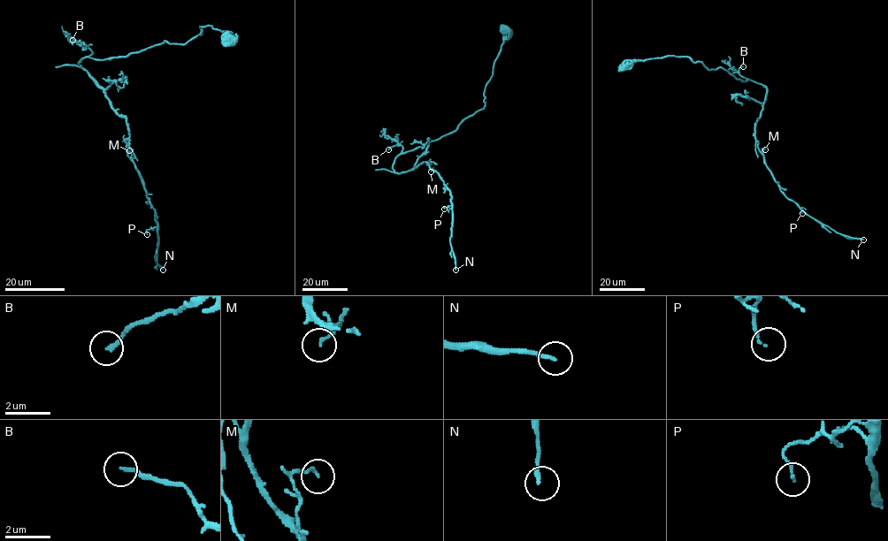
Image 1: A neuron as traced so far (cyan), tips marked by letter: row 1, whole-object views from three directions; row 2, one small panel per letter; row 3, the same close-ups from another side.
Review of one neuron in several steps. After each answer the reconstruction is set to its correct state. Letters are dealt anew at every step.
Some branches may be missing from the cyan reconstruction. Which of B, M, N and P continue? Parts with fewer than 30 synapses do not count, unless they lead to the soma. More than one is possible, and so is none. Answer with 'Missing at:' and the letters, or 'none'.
Missing at: none

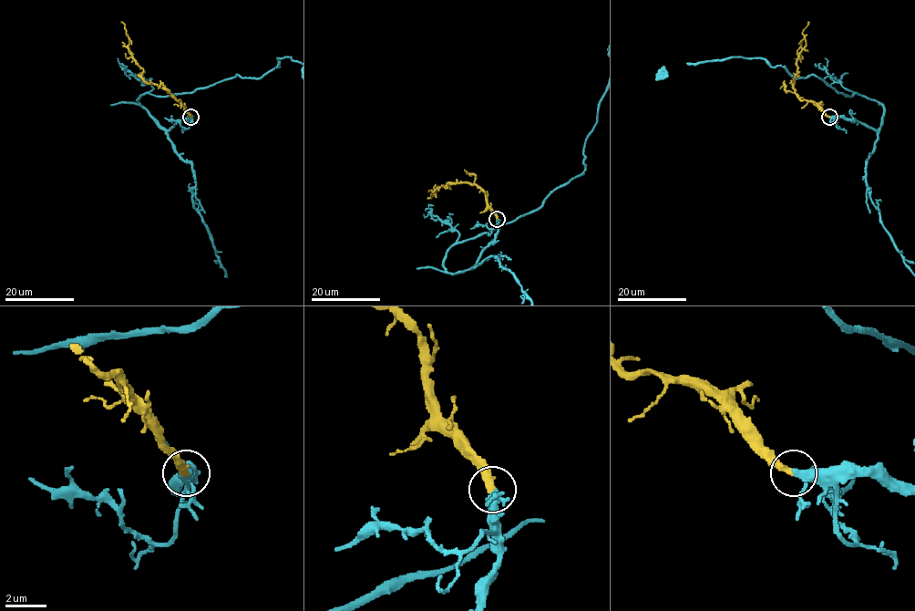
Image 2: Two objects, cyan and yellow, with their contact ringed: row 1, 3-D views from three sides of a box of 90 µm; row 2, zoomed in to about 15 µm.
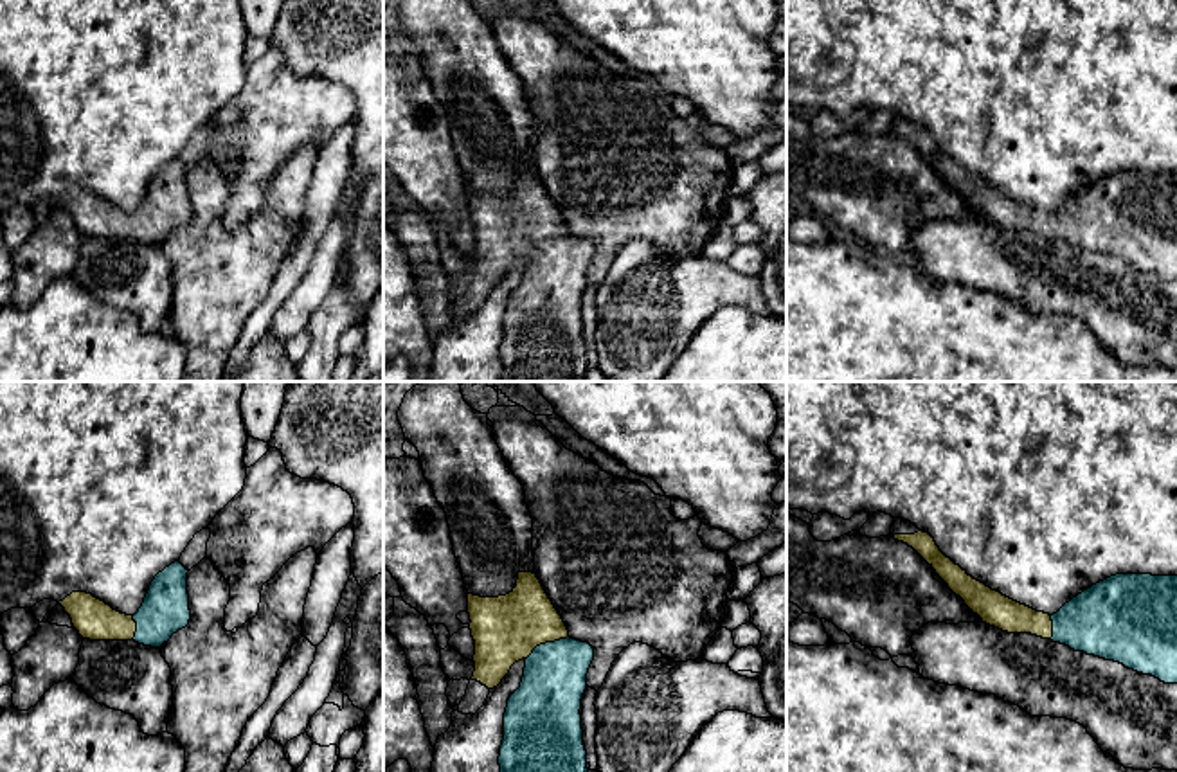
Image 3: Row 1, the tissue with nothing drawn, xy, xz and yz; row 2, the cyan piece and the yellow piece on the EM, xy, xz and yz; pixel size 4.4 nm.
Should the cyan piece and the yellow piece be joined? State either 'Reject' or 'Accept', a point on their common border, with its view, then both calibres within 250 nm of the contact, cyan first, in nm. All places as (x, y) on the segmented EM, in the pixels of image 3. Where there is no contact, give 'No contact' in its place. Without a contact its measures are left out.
Accept. Touches cyan at xz (546, 643). Thickness 280 nm (cyan) against 300 nm

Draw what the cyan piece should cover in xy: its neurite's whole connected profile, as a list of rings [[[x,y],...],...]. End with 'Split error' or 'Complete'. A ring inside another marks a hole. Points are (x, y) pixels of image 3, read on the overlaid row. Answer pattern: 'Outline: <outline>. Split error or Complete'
Outline: [[[180,561],[158,572],[135,615],[121,614],[86,592],[72,592],[59,605],[83,639],[135,641],[160,648],[189,624],[187,572]]]. Split error

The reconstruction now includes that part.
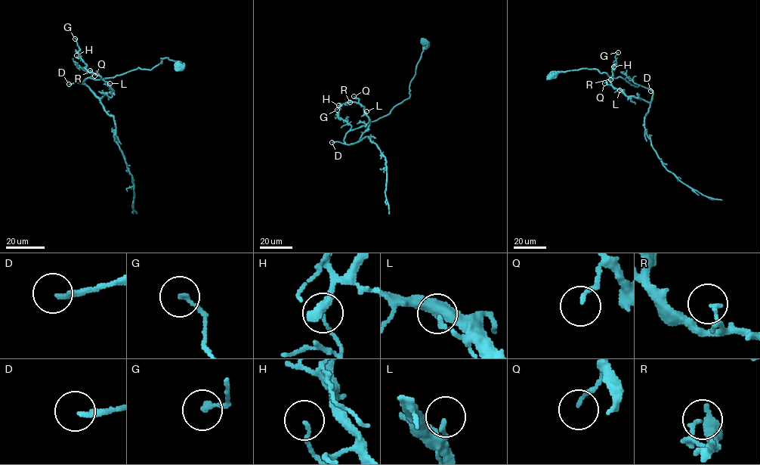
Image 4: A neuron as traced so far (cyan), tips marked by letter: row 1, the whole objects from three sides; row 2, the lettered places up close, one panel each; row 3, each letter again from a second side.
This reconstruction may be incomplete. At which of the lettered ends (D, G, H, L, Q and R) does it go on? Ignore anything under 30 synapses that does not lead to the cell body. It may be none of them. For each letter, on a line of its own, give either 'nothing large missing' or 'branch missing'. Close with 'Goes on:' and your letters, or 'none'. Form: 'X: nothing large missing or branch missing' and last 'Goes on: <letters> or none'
D: branch missing
G: nothing large missing
H: nothing large missing
L: nothing large missing
Q: nothing large missing
R: nothing large missing
Goes on: D

